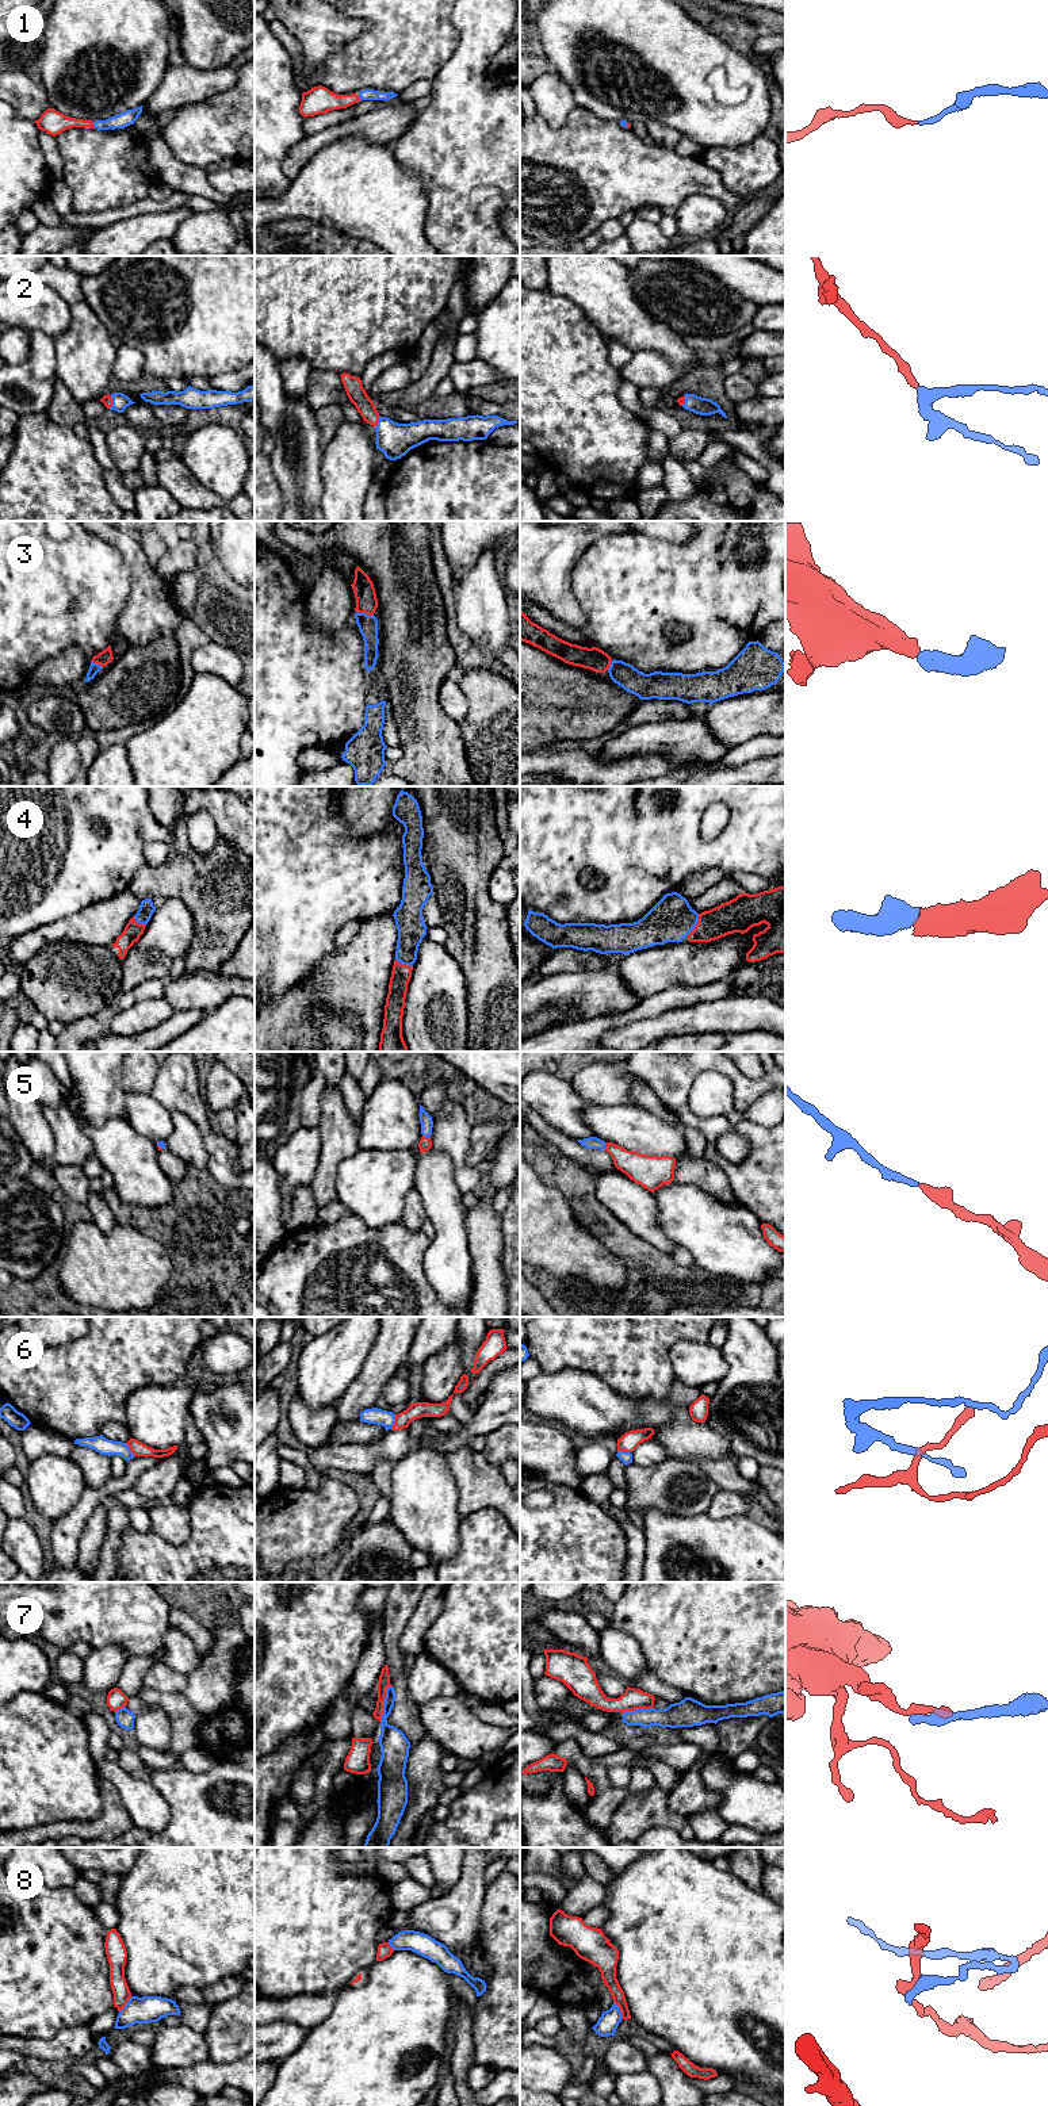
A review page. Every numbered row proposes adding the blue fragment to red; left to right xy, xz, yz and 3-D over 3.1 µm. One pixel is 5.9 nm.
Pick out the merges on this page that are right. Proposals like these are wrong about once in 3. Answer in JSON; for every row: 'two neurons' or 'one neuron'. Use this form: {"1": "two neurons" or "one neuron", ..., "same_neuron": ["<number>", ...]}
{"1": "one neuron", "2": "one neuron", "3": "one neuron", "4": "one neuron", "5": "one neuron", "6": "two neurons", "7": "two neurons", "8": "two neurons", "same_neuron": ["1", "2", "3", "4", "5"]}

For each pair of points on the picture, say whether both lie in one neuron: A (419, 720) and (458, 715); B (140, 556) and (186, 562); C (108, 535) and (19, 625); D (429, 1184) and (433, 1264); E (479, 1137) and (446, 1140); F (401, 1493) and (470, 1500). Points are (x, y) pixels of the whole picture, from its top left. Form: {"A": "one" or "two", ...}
{"A": "two", "B": "two", "C": "two", "D": "one", "E": "two", "F": "two"}

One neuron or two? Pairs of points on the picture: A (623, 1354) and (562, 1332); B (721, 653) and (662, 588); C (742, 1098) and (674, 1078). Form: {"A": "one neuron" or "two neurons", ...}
{"A": "one neuron", "B": "one neuron", "C": "one neuron"}

